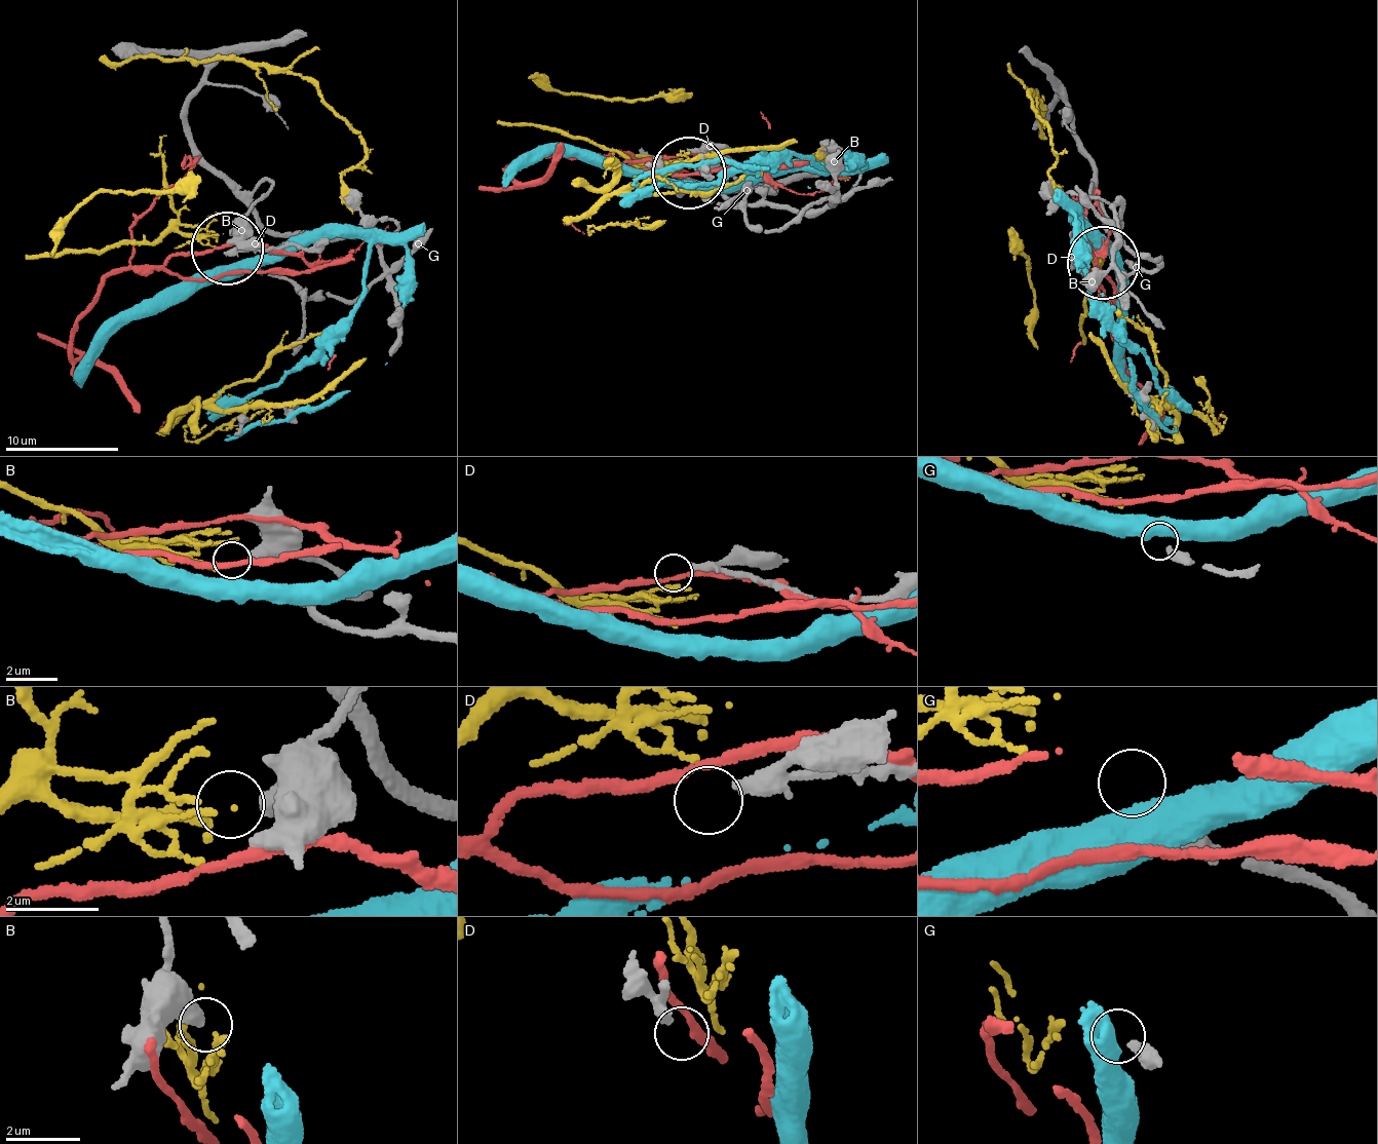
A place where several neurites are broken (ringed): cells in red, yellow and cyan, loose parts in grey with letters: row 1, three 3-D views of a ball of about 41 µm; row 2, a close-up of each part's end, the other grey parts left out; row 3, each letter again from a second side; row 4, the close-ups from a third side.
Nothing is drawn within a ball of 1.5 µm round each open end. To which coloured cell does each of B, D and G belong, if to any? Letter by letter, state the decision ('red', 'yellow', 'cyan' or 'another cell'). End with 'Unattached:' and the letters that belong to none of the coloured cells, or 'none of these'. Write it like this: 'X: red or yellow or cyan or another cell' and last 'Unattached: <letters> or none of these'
B: another cell
D: another cell
G: another cell
Unattached: B, D, G

